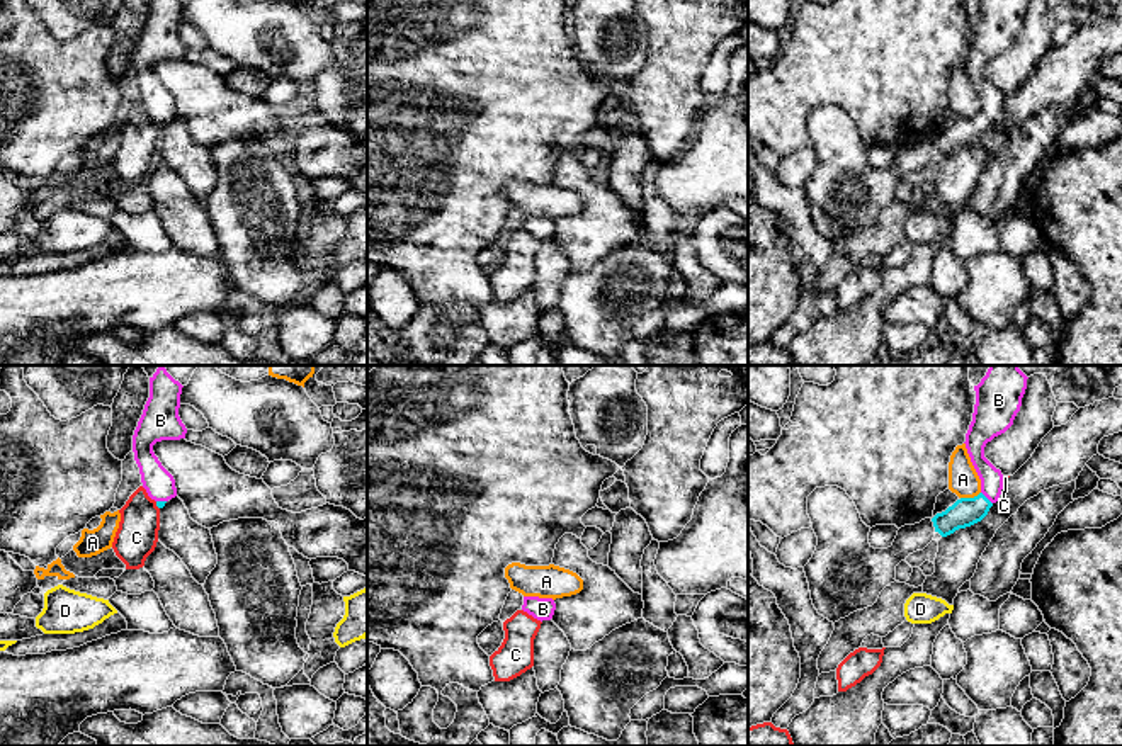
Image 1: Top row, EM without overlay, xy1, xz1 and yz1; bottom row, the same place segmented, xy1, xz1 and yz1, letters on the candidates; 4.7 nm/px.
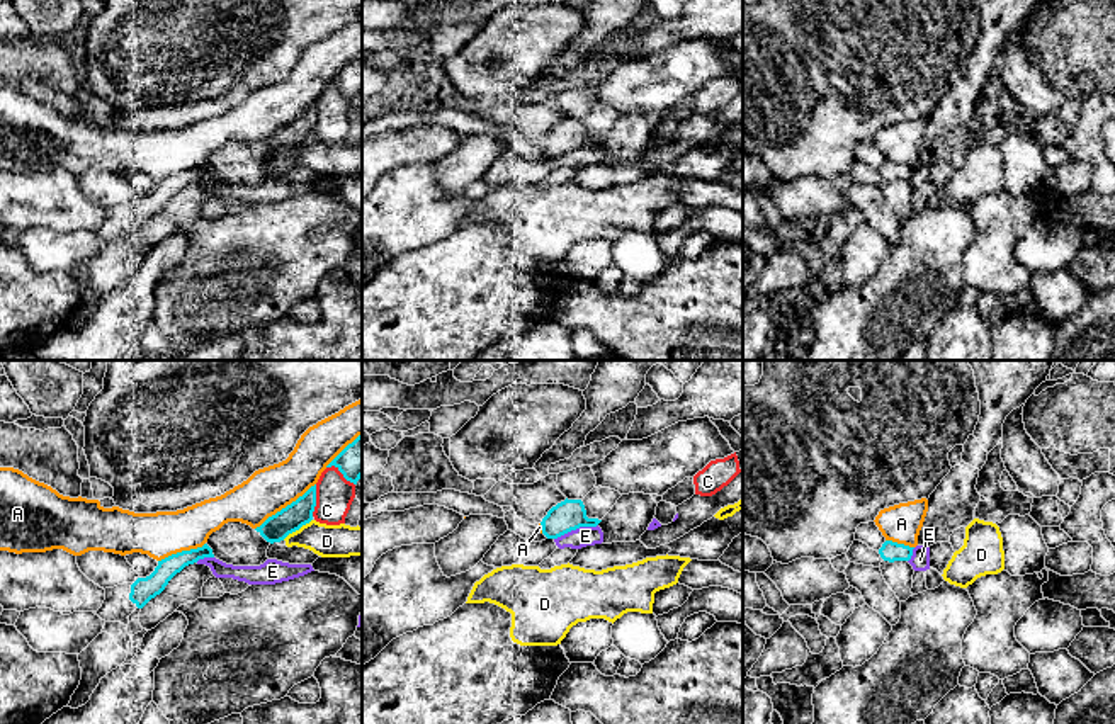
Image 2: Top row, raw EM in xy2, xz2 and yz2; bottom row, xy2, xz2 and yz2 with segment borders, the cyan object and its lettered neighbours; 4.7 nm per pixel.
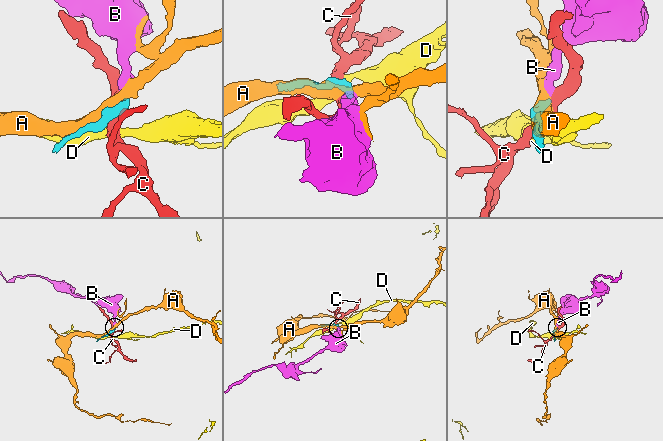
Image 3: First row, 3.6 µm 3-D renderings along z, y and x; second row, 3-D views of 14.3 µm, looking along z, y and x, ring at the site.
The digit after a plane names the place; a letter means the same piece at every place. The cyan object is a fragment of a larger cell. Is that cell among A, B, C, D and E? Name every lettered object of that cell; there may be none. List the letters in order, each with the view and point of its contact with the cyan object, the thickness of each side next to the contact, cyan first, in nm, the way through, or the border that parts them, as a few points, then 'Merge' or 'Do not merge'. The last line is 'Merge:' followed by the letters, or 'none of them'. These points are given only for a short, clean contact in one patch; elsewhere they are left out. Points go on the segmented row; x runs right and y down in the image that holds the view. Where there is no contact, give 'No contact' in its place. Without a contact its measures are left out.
A: Touches cyan at xy2 (286, 507). Thickness 120 nm (cyan) against 220 nm. Do not merge
B: Touches cyan at yz1 (986, 498). Thickness 140 nm (cyan) against 110 nm. Path across: yz1 (966, 512), (976, 508), (986, 498), (991, 480). Merge
C: Touches cyan at xy2 (315, 500). Thickness 120 nm (cyan) against 180 nm. Do not merge
D: Touches cyan at xy2 (296, 529). Thickness 120 nm (cyan) against 160 nm. Boundary: xy2 (311, 519), (282, 539). Do not merge
E: Touches cyan at xz2 (575, 529). Thickness 150 nm (cyan) against 100 nm. Boundary: xz2 (597, 524), (571, 529), (554, 539). Do not merge
Merge: B

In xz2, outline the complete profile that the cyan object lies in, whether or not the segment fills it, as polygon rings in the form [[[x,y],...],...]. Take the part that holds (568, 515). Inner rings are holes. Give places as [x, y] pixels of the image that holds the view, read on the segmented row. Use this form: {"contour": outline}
{"contour": [[[564,500],[552,506],[542,518],[542,534],[558,539],[580,527],[597,527],[602,520],[588,518],[581,500]]]}

